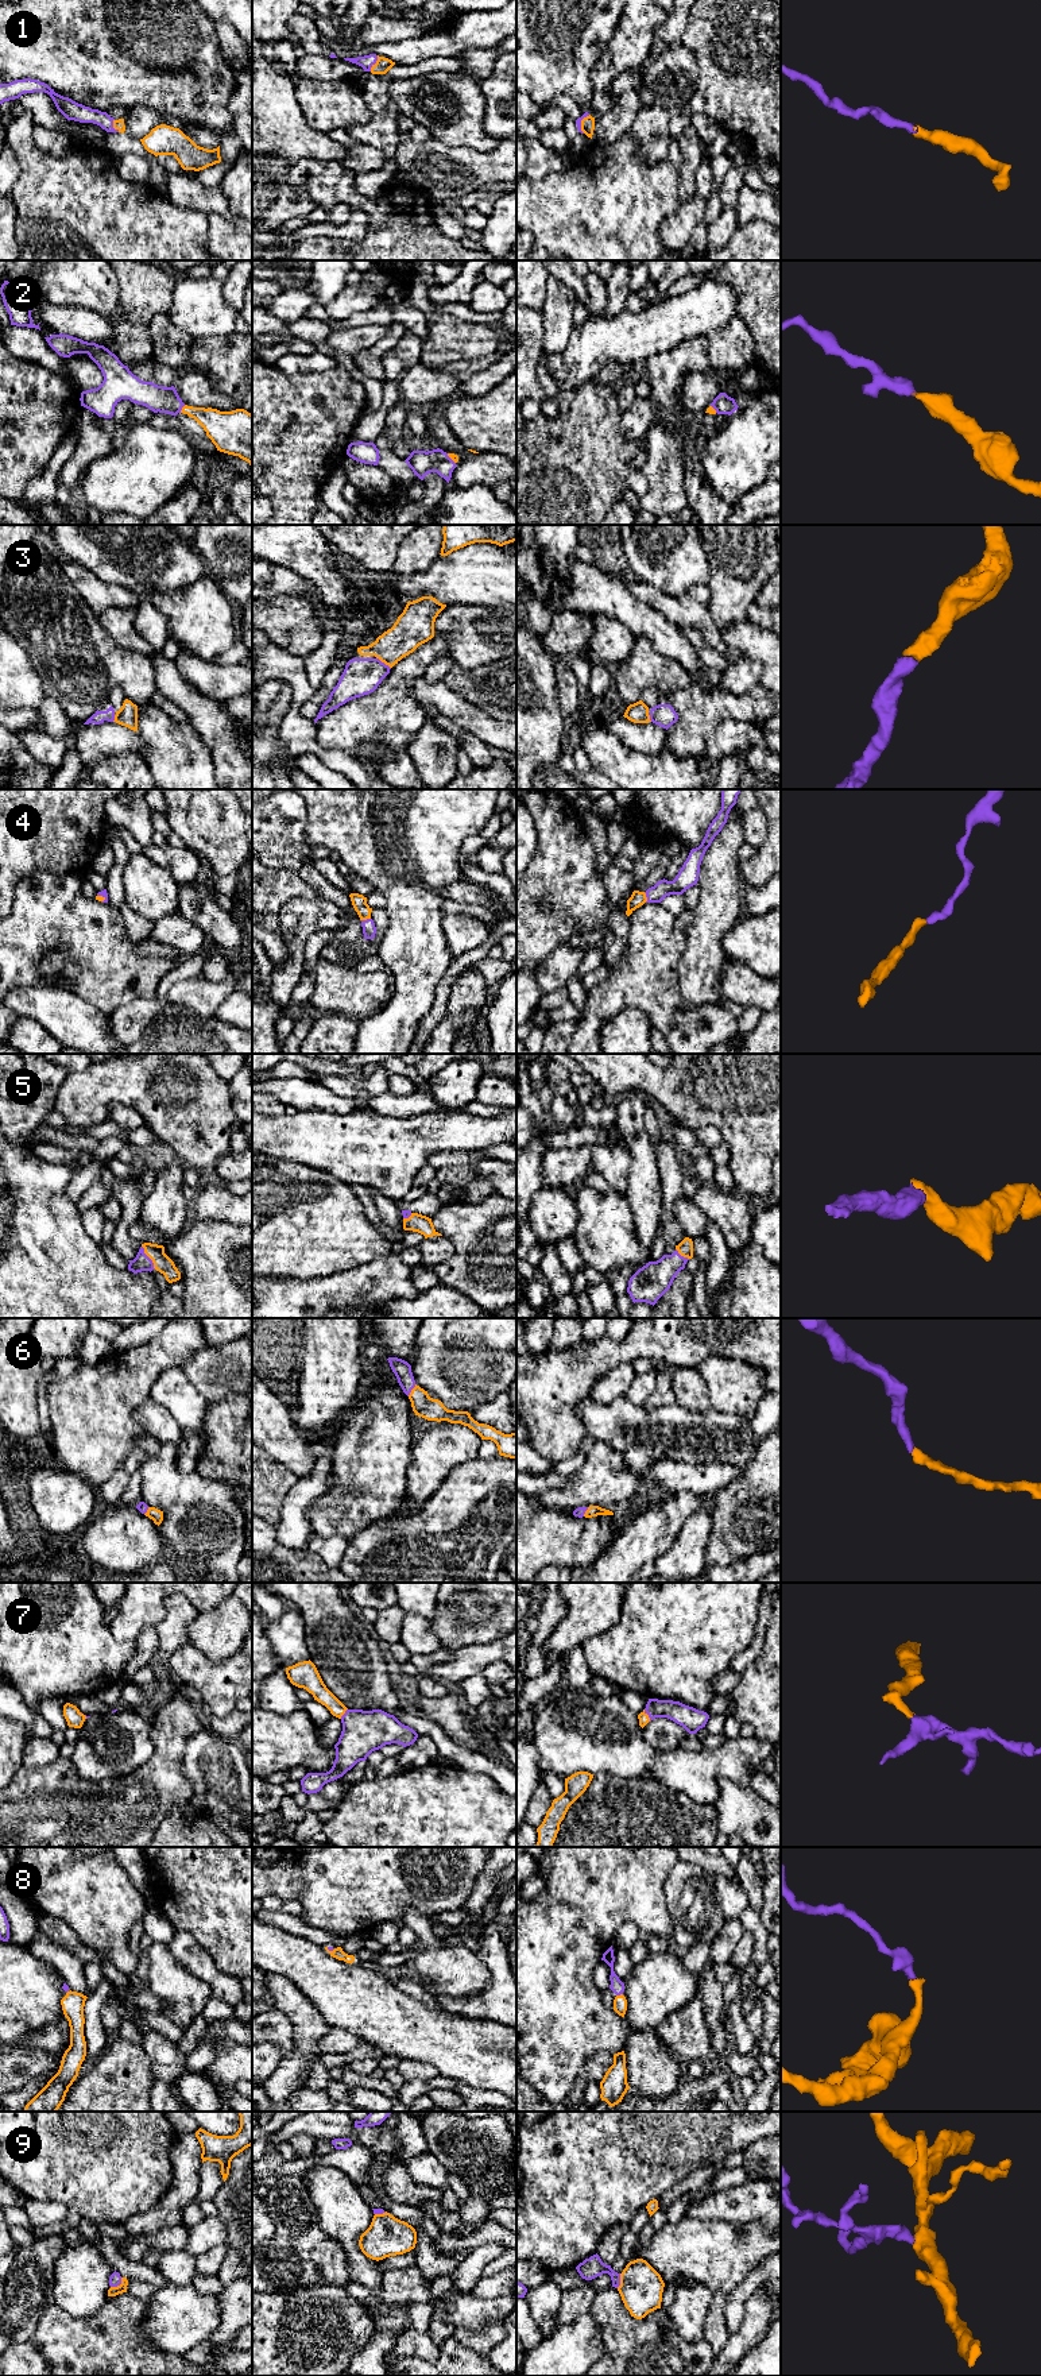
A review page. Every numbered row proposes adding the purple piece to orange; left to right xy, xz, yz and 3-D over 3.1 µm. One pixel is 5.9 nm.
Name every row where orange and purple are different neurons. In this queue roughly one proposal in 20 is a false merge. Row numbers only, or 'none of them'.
none of them

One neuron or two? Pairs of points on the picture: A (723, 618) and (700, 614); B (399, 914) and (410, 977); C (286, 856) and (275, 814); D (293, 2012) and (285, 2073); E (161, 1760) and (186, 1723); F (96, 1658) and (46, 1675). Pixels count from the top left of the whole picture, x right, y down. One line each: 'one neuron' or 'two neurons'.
A: two neurons
B: one neuron
C: one neuron
D: one neuron
E: one neuron
F: one neuron

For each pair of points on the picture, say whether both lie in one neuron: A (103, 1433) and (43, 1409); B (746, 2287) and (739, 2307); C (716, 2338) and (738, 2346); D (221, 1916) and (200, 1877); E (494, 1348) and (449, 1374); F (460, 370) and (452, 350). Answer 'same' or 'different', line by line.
A: different
B: same
C: different
D: same
E: same
F: different

